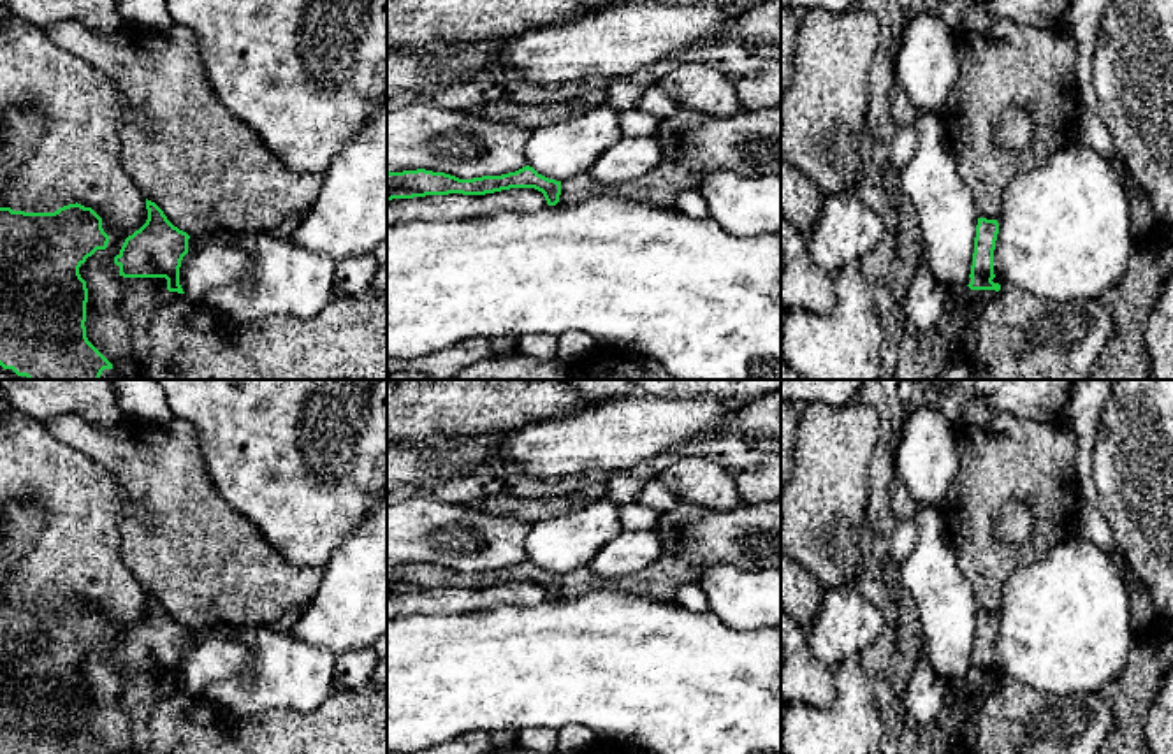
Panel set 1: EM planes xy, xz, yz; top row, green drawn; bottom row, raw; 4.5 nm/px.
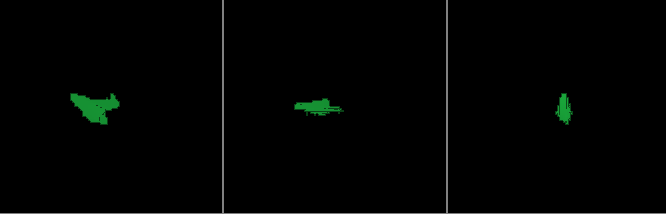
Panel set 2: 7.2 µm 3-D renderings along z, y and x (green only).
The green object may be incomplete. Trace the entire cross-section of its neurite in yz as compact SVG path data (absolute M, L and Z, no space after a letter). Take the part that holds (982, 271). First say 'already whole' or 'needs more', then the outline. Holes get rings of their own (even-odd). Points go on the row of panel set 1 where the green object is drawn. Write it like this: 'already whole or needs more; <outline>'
needs more; M978 218L969 279L948 290L943 316L934 327L906 329L893 380L939 380L948 367L973 360L978 316L1002 286L994 274L997 234L997 220Z

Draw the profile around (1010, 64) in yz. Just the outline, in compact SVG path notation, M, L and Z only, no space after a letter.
M997 19L985 32L958 33L955 56L958 77L941 120L957 172L971 190L976 216L997 220L1006 185L1018 172L1043 165L1082 135L1076 47L1069 33ZM1011 105L1022 107L1032 121L1031 142L1022 149L1008 149L995 139L997 120Z

